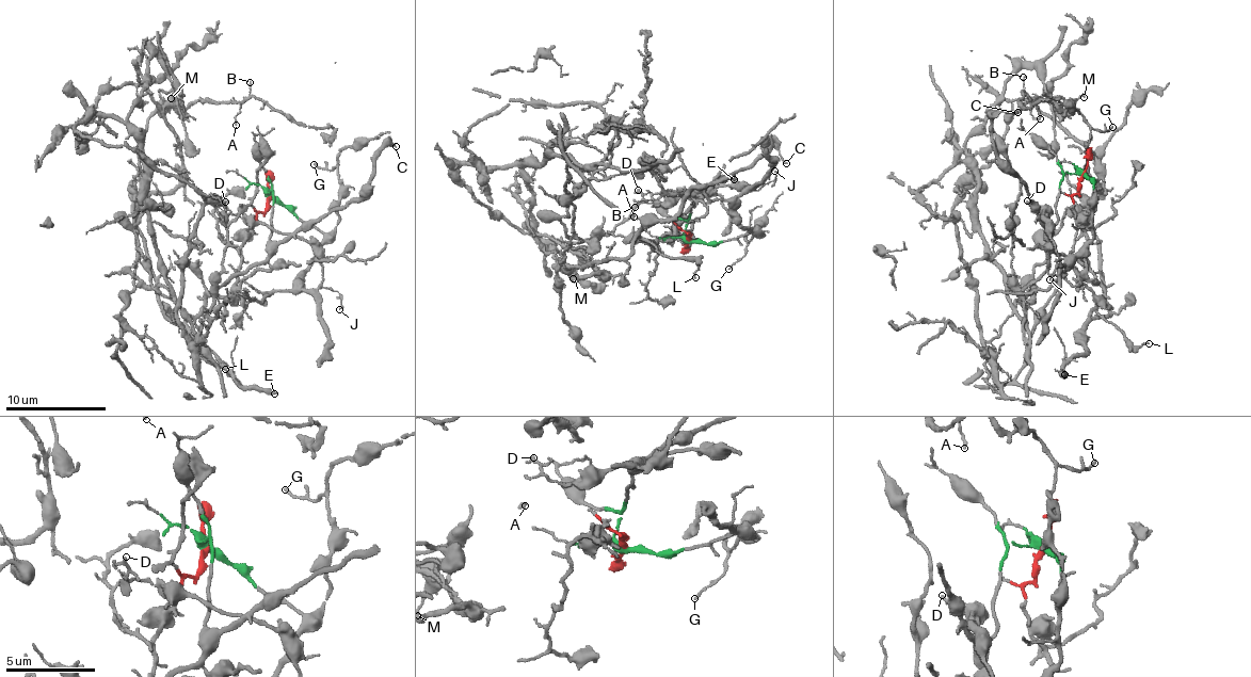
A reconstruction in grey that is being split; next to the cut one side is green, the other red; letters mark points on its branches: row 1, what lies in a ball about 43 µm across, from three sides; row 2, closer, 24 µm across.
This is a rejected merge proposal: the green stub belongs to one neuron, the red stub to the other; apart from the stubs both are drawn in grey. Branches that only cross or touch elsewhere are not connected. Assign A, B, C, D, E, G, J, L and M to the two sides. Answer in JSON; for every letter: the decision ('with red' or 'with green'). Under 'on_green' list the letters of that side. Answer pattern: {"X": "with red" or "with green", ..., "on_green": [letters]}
{"A": "with red", "B": "with red", "C": "with green", "D": "with green", "E": "with red", "G": "with green", "J": "with green", "L": "with red", "M": "with red", "on_green": ["C", "D", "G", "J"]}

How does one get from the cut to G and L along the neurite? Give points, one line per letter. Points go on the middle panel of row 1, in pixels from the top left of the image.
G: (690, 239), (724, 241), (762, 232), (756, 231), (727, 269)
L: (690, 239), (679, 227), (656, 247), (648, 240), (661, 255), (696, 263), (696, 278)

